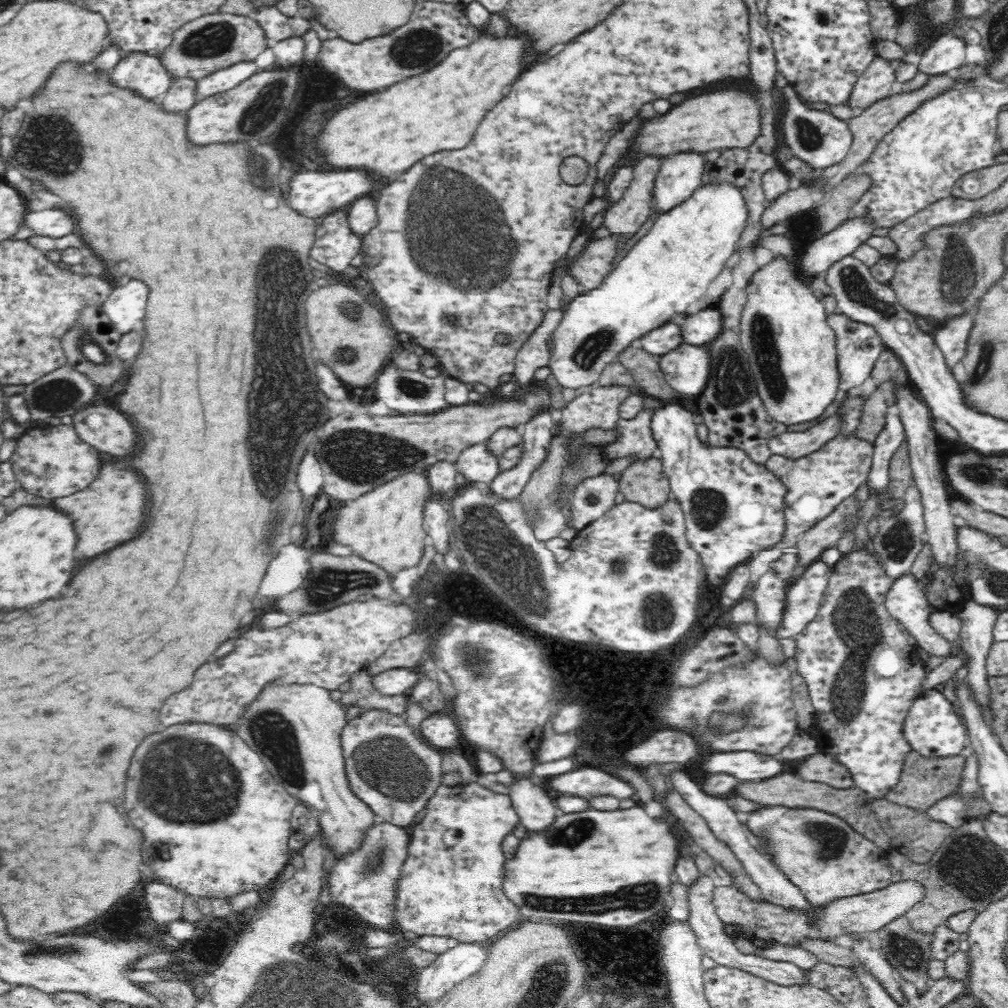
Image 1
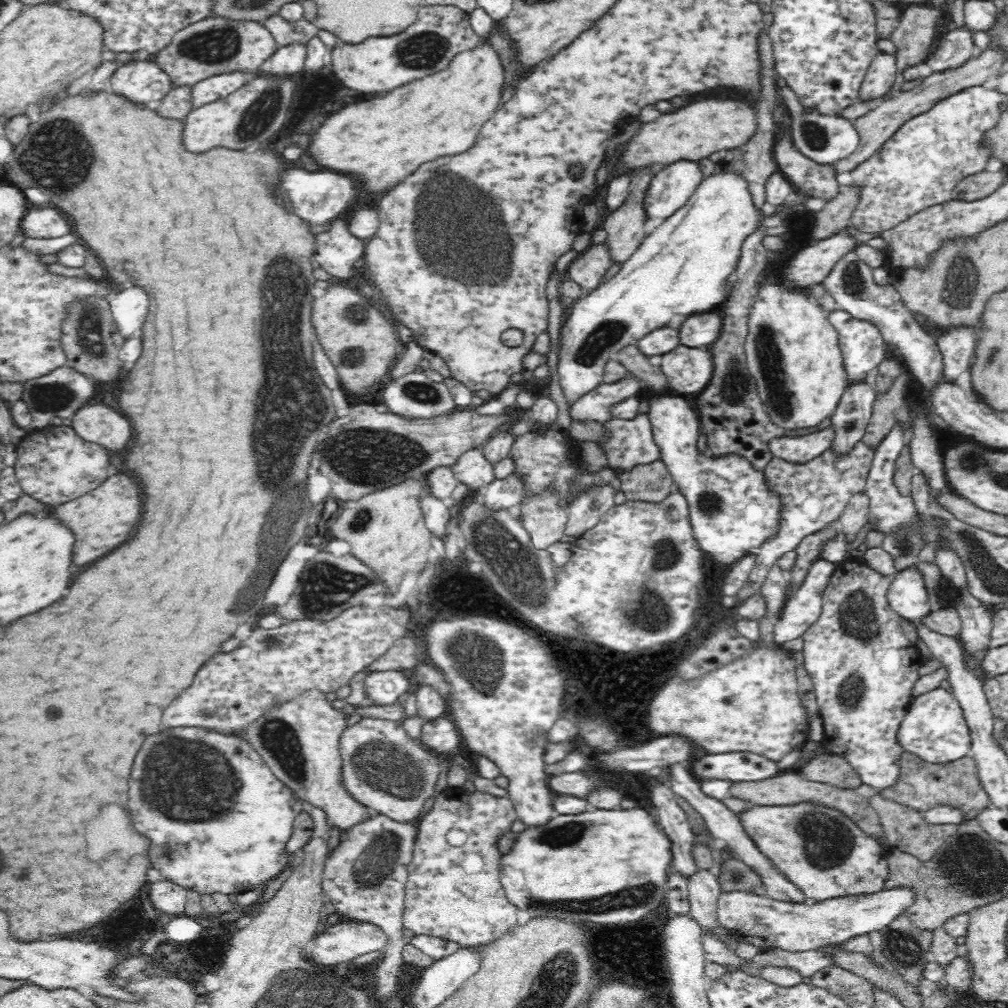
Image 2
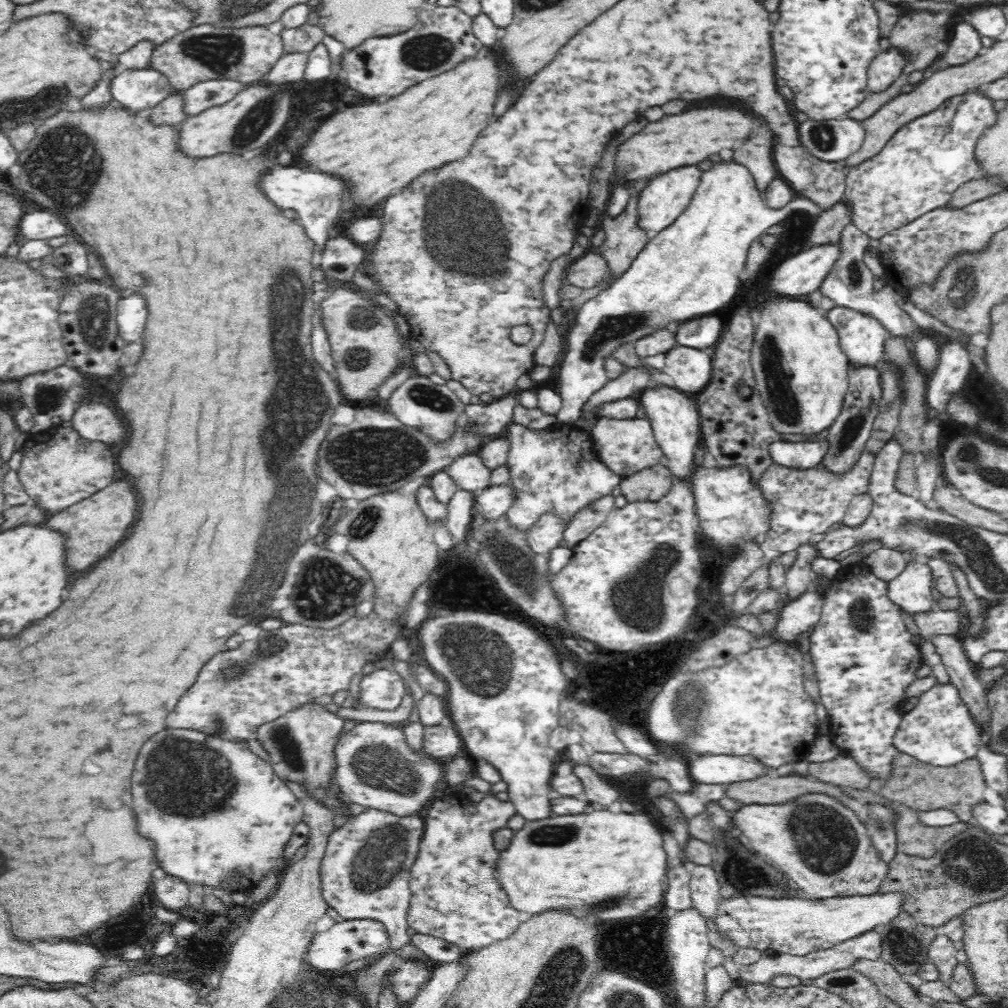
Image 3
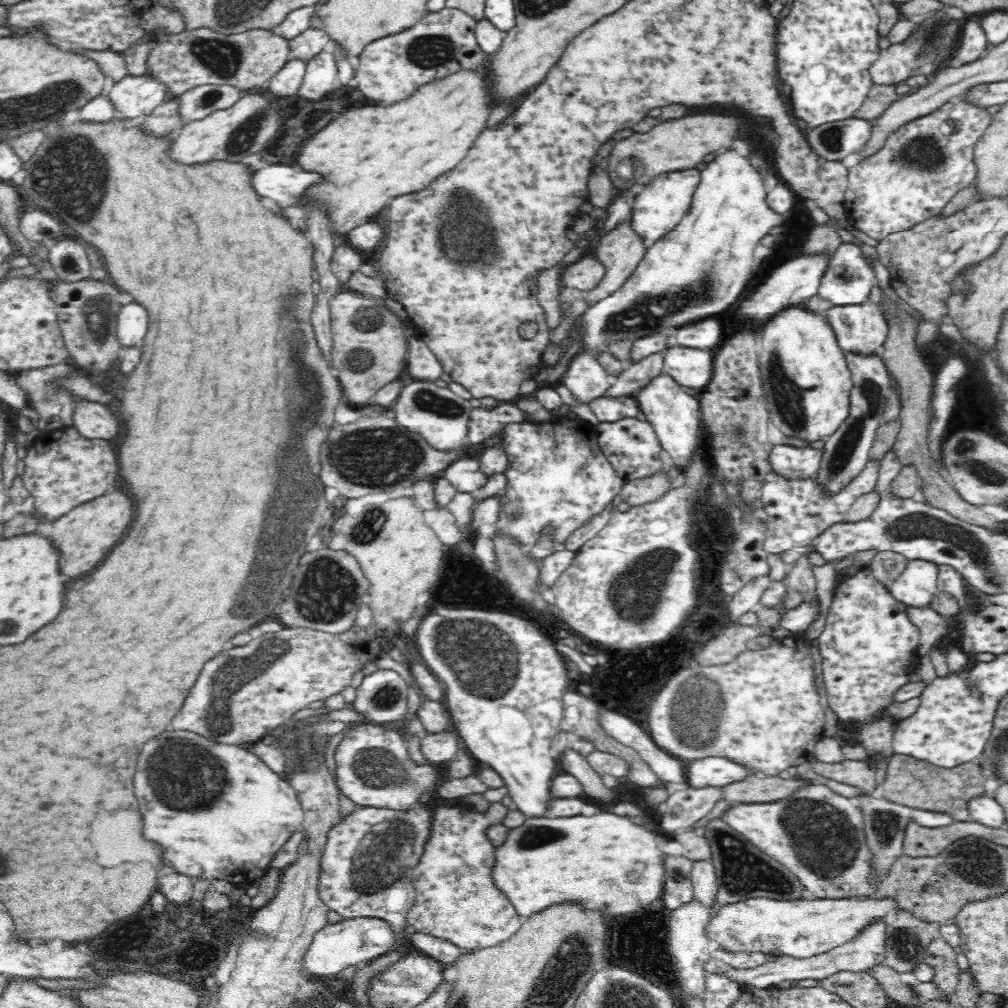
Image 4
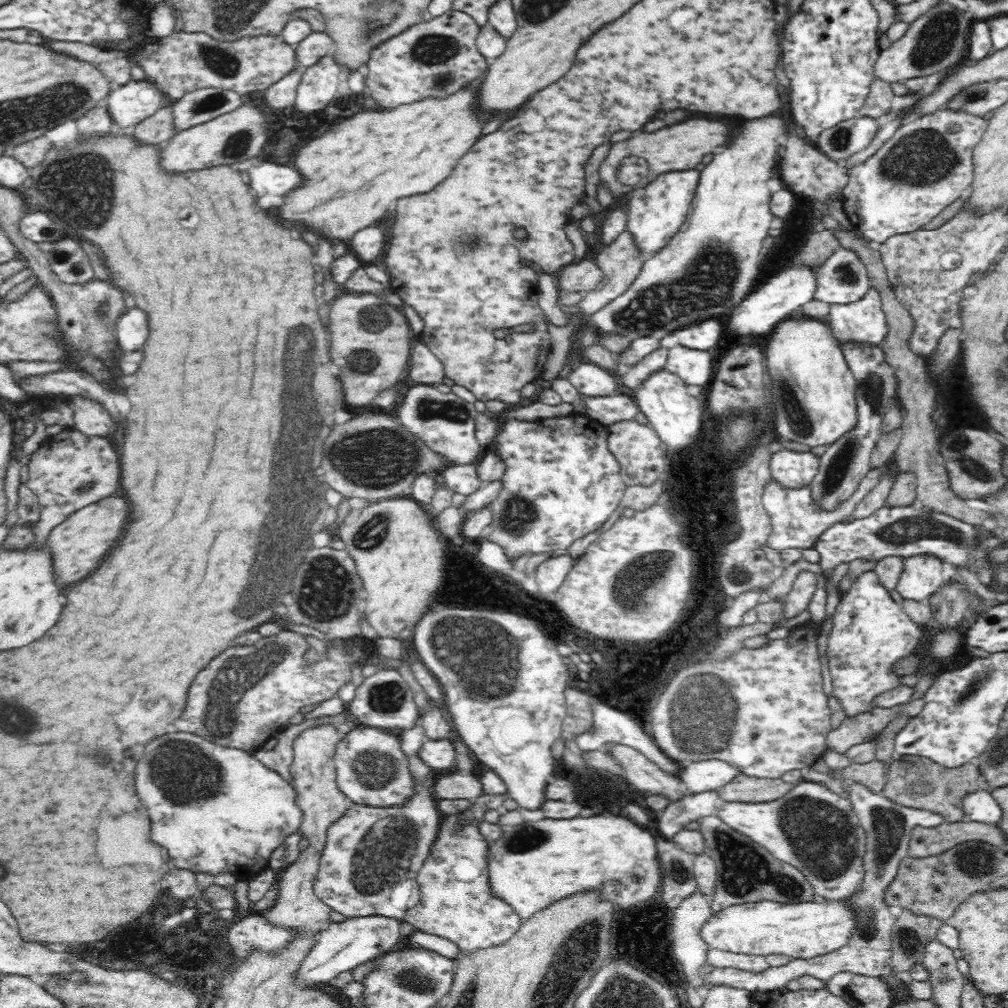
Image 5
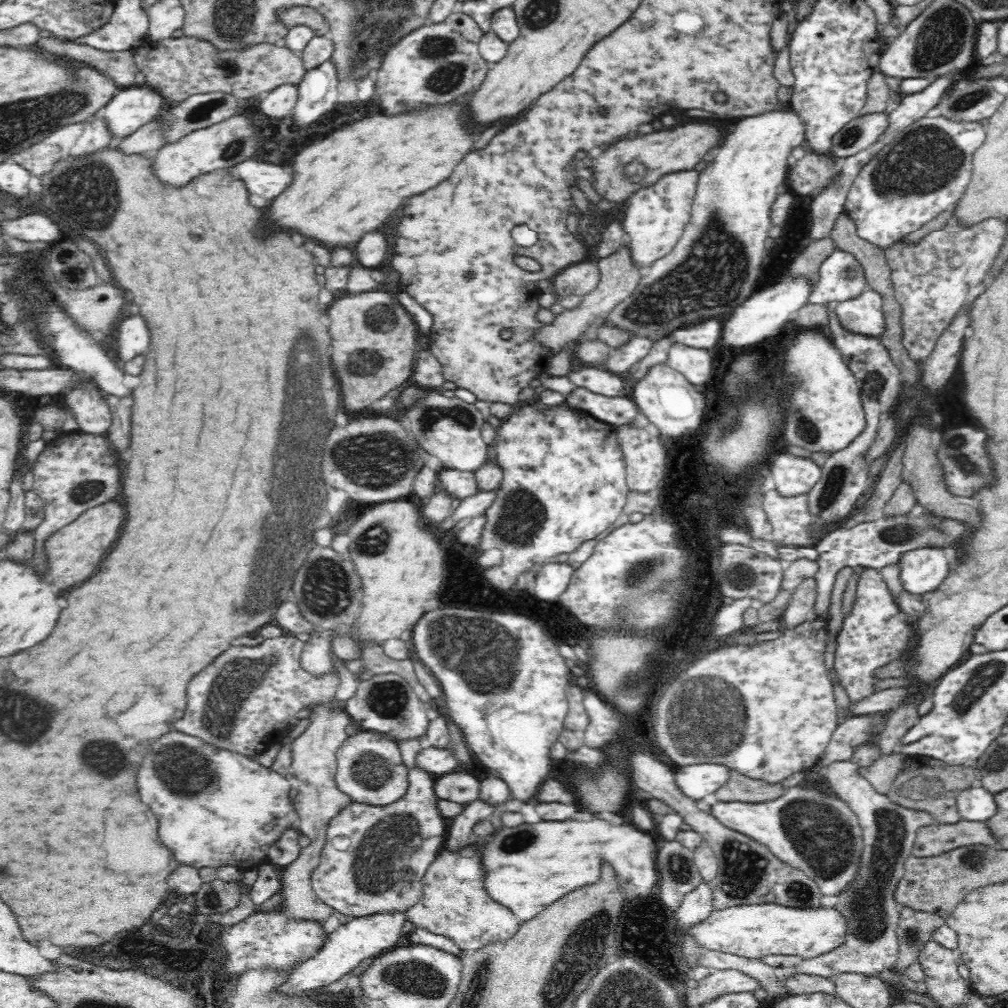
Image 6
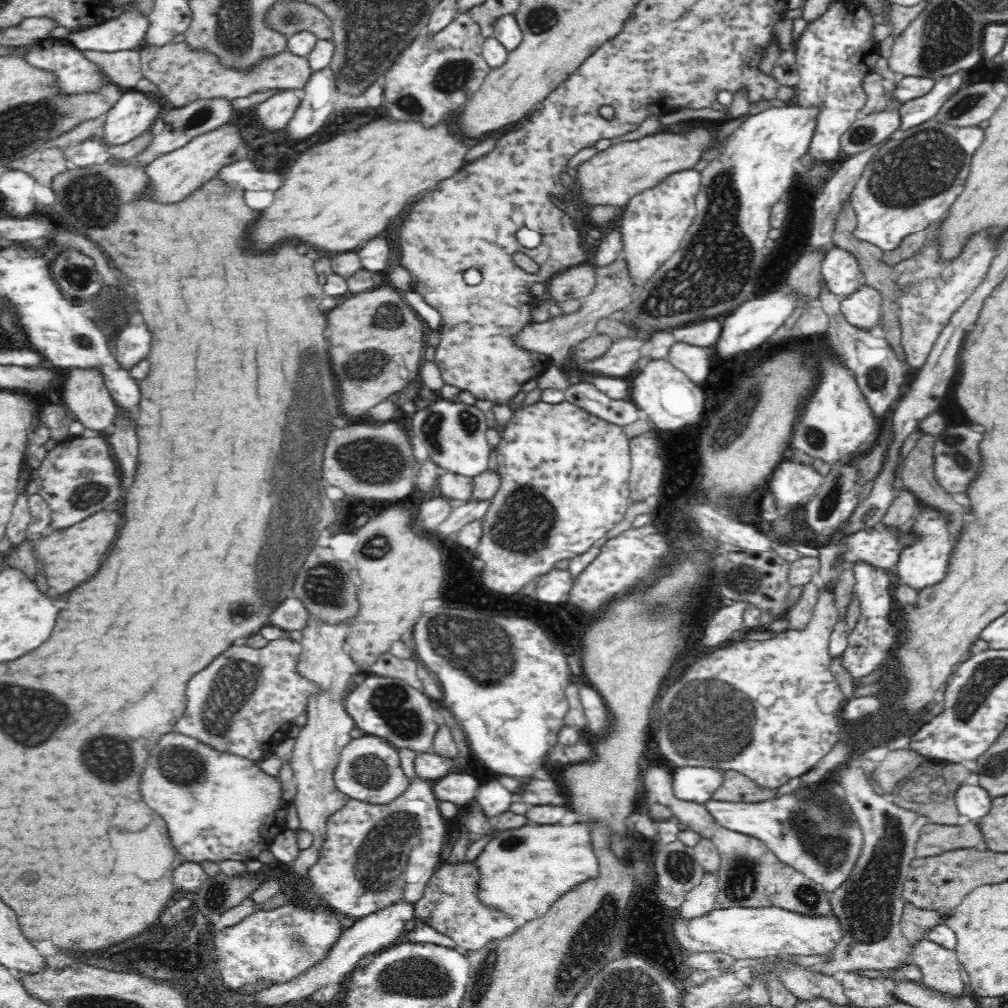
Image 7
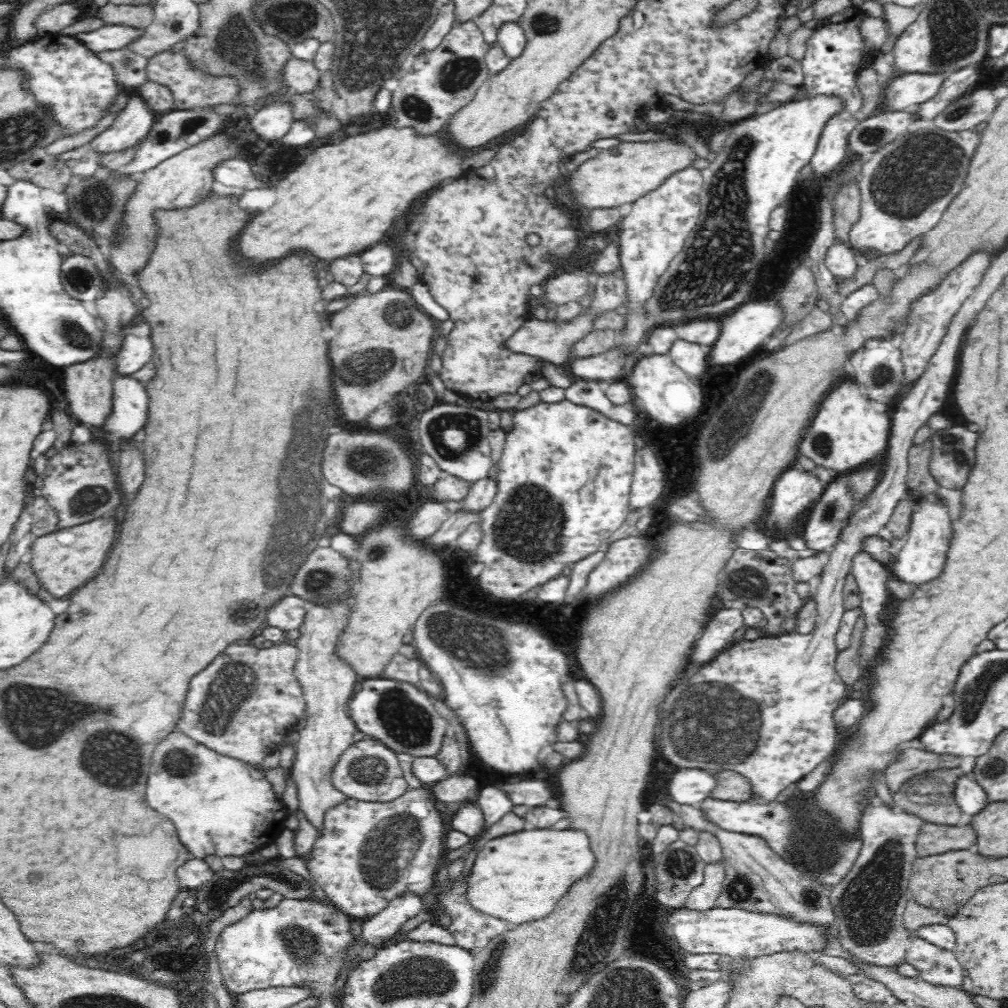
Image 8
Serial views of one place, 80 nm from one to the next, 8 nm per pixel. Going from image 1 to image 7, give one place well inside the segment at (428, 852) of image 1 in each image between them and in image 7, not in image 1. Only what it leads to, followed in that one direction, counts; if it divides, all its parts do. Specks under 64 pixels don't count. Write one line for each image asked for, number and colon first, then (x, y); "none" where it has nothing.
2: (454, 893)
3: (455, 895)
4: (455, 898)
5: (456, 903)
6: (454, 903)
7: (450, 904)

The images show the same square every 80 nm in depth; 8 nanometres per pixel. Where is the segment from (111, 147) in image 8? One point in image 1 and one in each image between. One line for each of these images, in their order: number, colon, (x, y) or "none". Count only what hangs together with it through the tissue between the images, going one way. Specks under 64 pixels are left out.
1: (143, 73)
2: (141, 82)
3: (137, 90)
4: (134, 96)
5: (128, 104)
6: (132, 107)
7: (135, 112)

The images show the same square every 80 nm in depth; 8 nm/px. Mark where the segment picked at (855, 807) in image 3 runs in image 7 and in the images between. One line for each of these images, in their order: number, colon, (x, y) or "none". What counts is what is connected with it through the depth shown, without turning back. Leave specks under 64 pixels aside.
4: (754, 790)
5: (742, 788)
6: (738, 788)
7: (735, 788)

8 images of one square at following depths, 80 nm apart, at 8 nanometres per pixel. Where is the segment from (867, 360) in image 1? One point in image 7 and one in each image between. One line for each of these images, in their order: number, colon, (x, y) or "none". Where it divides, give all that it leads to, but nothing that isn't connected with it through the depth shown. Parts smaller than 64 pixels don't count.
2: (863, 348)
3: (861, 337)
4: (858, 328)
5: (864, 321)
6: (863, 315)
7: (862, 309)

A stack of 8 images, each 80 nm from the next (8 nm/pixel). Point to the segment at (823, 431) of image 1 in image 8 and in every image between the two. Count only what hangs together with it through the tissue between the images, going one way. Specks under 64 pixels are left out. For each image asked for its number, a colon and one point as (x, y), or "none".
2: (801, 449)
3: (803, 455)
4: (790, 462)
5: (791, 469)
6: (792, 475)
7: (791, 484)
8: (794, 494)

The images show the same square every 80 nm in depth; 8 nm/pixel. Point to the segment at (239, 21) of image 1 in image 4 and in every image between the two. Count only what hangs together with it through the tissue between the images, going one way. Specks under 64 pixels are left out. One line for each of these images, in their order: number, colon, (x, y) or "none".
2: (212, 46)
3: (204, 52)
4: (248, 60)

